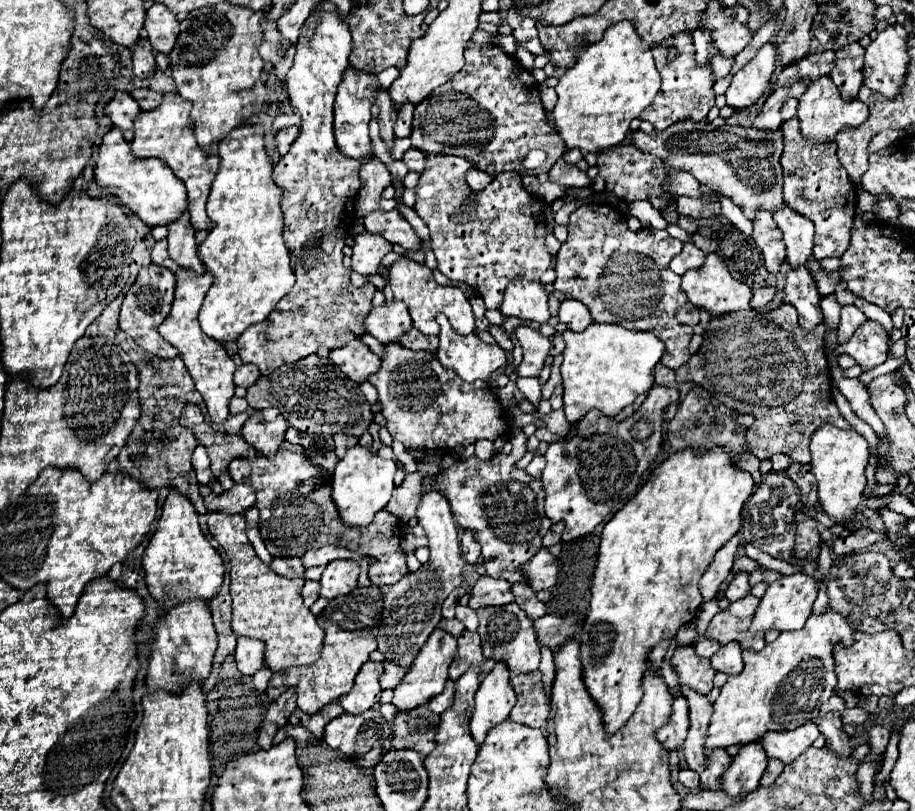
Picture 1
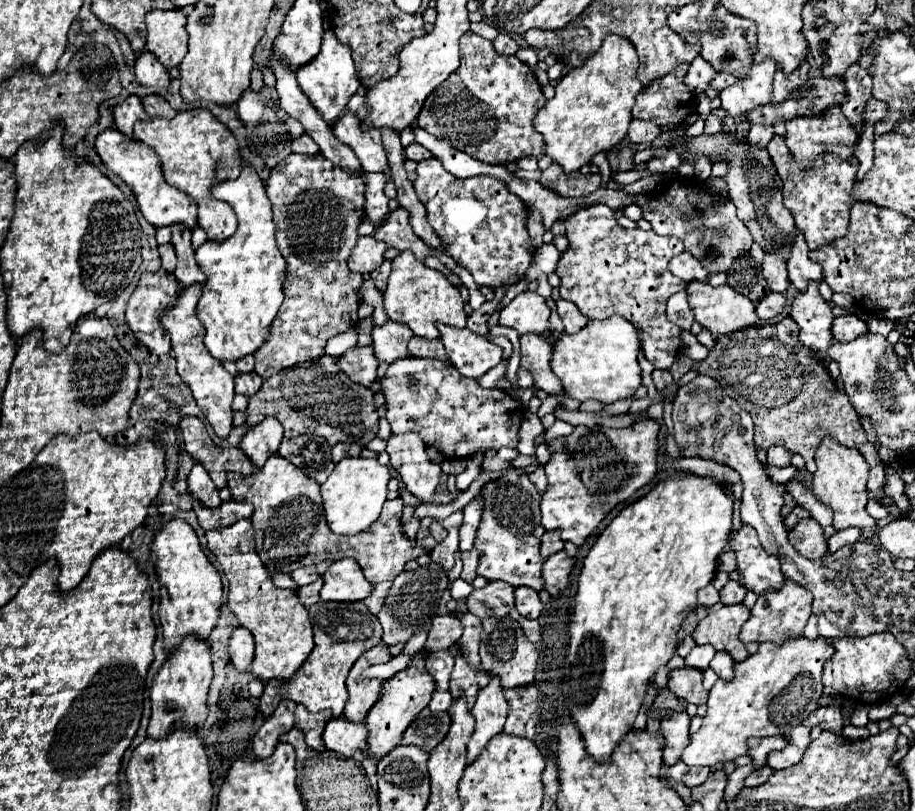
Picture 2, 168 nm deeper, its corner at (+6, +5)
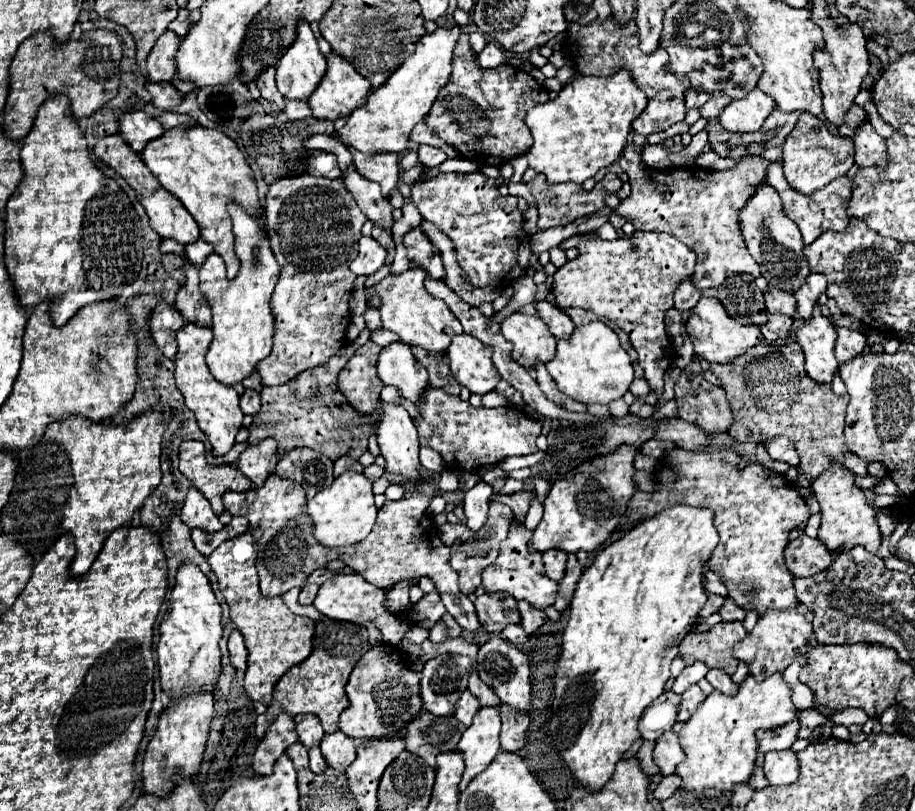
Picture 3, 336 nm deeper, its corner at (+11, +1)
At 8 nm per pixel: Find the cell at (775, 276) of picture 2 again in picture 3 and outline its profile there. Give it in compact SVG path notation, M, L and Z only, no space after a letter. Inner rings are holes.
M768 287L764 291L764 301L766 301L768 313L784 313L784 315L792 317L794 311L796 311L794 295L788 295L786 291L780 291L776 287Z

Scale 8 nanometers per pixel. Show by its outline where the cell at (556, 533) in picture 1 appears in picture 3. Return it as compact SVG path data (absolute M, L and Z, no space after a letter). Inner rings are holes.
M544 551L542 555L542 561L544 561L544 569L546 569L546 575L554 581L560 581L562 575L564 575L564 569L566 569L566 553L564 551Z

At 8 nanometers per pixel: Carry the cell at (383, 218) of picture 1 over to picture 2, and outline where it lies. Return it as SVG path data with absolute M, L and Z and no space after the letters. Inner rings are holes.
M399 207L397 211L389 213L387 223L377 227L375 237L387 243L389 247L395 247L397 251L411 251L419 261L425 261L429 257L429 247L413 233L409 223L409 213Z

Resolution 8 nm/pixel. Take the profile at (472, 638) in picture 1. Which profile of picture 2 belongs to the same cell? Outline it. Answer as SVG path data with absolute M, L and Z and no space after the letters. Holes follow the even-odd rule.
M453 645L449 649L453 651L453 657L455 657L455 669L453 669L453 675L451 675L451 695L453 695L453 699L463 697L467 701L469 709L471 709L475 699L477 699L479 689L483 689L491 681L491 677L485 675L485 671L473 671L465 663L465 659L461 659L457 645Z

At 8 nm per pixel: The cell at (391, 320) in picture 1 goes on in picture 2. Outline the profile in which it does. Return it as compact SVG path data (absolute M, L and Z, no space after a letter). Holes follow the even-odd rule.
M387 321L383 327L375 327L373 329L375 357L389 365L397 359L409 357L407 343L411 337L413 337L413 331L409 331L409 327L401 327L401 323Z

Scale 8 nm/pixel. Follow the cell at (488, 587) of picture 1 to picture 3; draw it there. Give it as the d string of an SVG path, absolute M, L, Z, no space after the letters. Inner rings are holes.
M504 591L482 593L476 601L476 613L480 625L488 633L500 633L510 623L520 623L520 615L516 609L516 599L512 599Z

